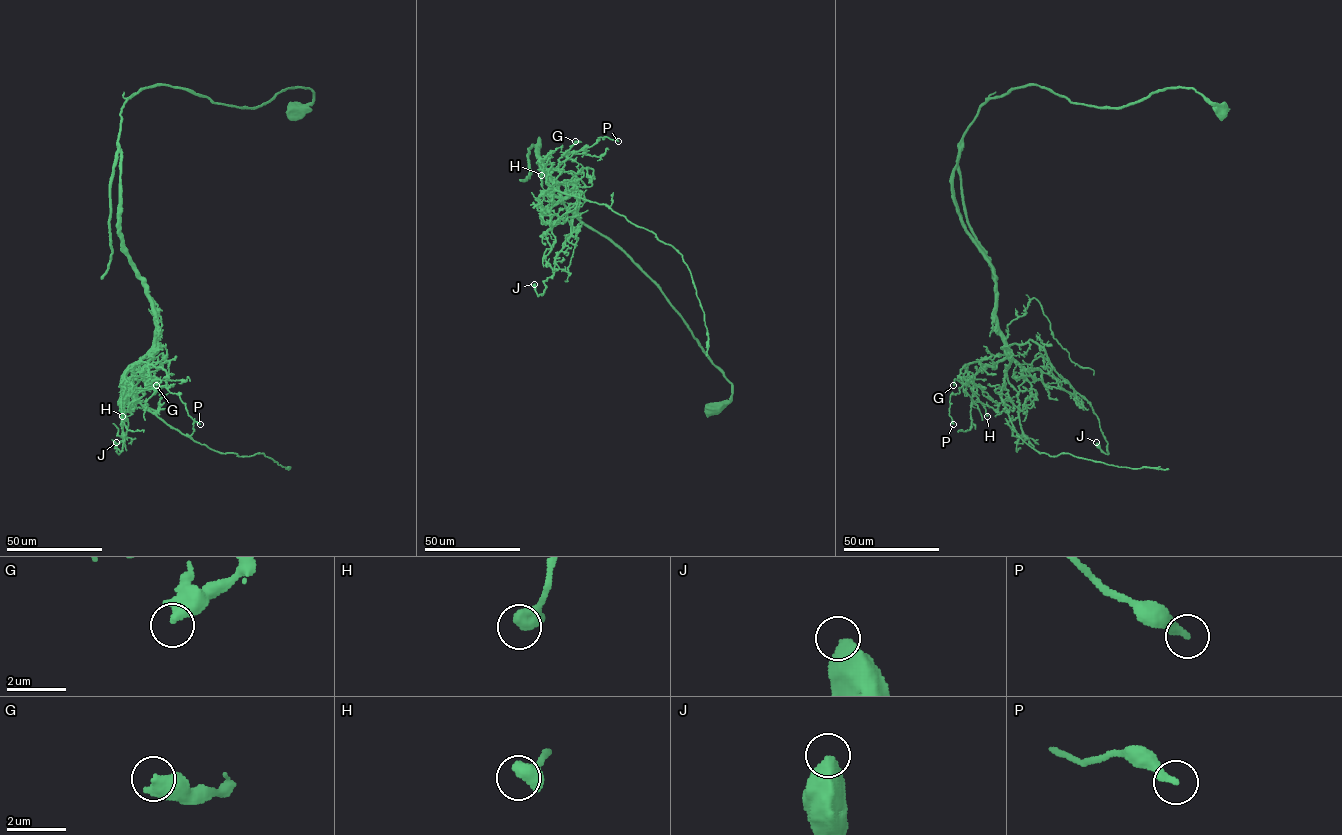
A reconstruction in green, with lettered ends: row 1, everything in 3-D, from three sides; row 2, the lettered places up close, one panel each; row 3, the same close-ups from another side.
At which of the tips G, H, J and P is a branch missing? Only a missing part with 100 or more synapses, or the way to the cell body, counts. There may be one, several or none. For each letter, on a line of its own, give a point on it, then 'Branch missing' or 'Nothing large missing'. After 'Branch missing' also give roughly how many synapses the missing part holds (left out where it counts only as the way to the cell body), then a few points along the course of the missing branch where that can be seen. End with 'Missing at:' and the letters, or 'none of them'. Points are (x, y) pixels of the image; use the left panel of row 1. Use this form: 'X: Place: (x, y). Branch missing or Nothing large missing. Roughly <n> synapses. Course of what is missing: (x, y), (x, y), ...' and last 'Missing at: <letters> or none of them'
G: Place: (156, 385). Nothing large missing
H: Place: (122, 416). Nothing large missing
J: Place: (116, 442). Nothing large missing
P: Place: (200, 424). Nothing large missing
Missing at: none of them

